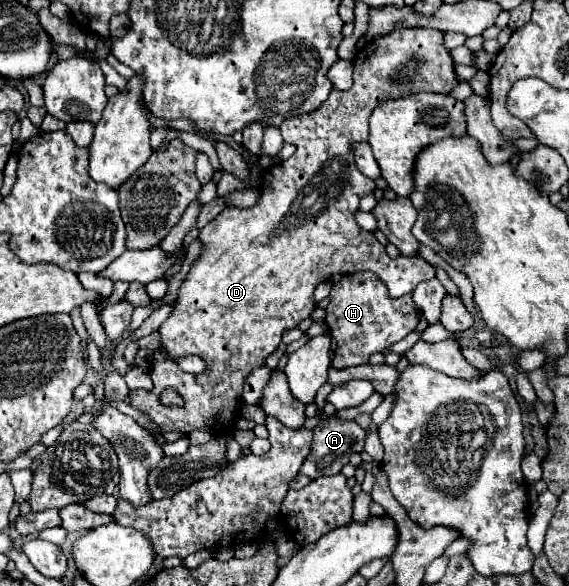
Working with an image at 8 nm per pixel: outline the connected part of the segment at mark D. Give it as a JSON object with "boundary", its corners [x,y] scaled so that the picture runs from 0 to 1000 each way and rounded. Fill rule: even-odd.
{"boundary":[[[698,48],[673,65],[645,72],[631,85],[631,92],[624,96],[620,147],[613,154],[585,154],[578,167],[561,181],[561,188],[550,188],[540,198],[504,201],[504,208],[497,208],[490,222],[501,242],[522,249],[518,263],[501,276],[480,280],[466,294],[466,321],[448,352],[395,355],[360,389],[350,392],[350,413],[357,427],[336,451],[325,478],[318,481],[297,543],[279,560],[283,590],[293,601],[293,614],[265,618],[262,642],[269,648],[269,666],[230,666],[230,693],[265,713],[283,737],[308,734],[332,741],[350,730],[367,730],[374,737],[399,734],[420,713],[420,679],[431,645],[448,628],[459,628],[469,608],[490,594],[501,563],[518,560],[529,546],[547,539],[554,526],[550,491],[561,481],[571,481],[589,468],[652,461],[677,481],[687,509],[701,509],[726,498],[736,481],[757,478],[764,471],[757,451],[750,451],[740,439],[684,440],[677,420],[663,413],[656,396],[641,396],[624,379],[620,362],[631,358],[631,341],[659,324],[659,311],[638,300],[624,283],[617,242],[645,242],[649,198],[670,171],[705,167],[733,157],[789,160],[800,143],[803,133],[796,119],[796,99],[779,78],[775,51]],[[336,604],[357,611],[364,621],[364,631],[350,642],[322,635],[311,621],[315,611]],[[290,662],[308,662],[325,683],[325,693],[286,693],[279,686],[279,672]]]}

